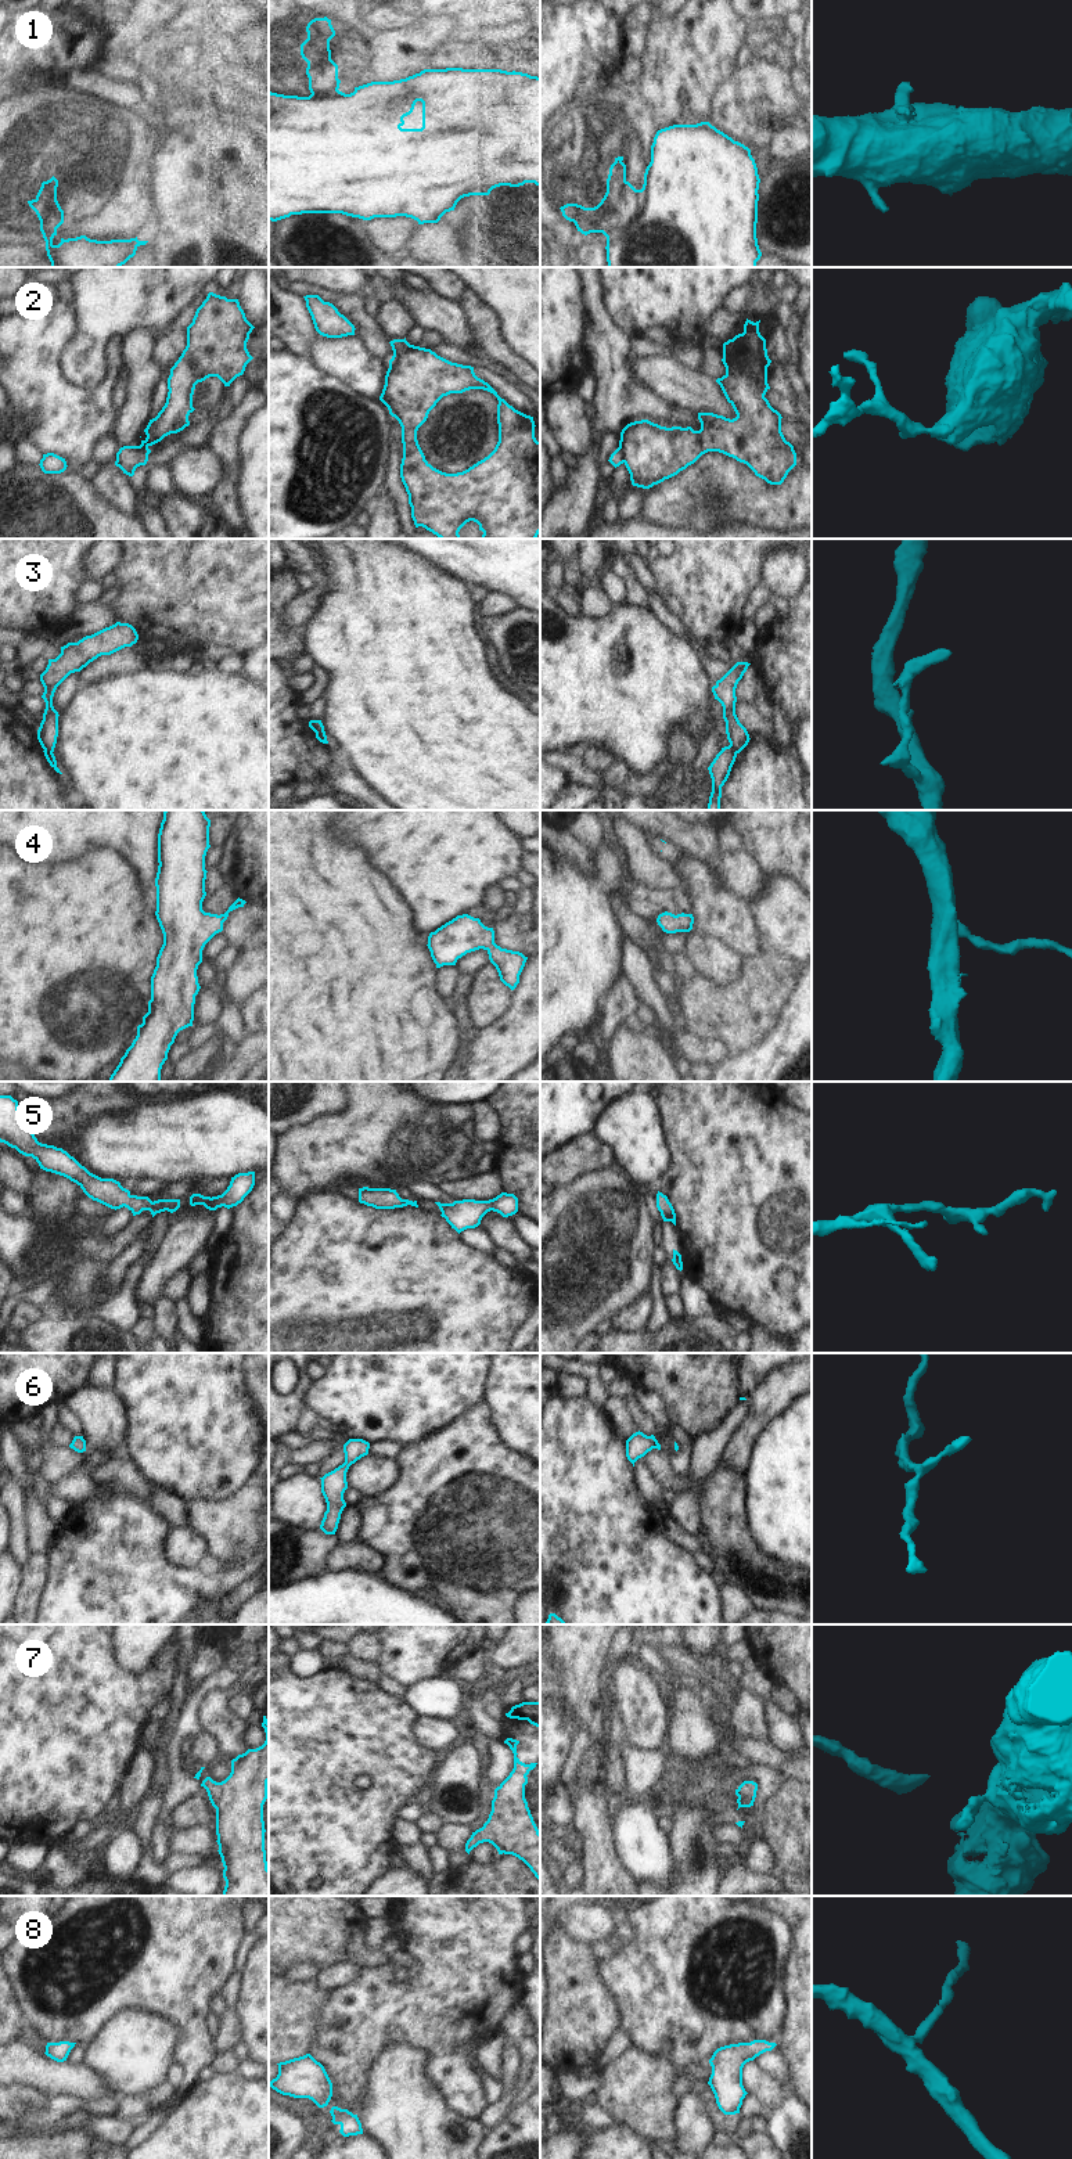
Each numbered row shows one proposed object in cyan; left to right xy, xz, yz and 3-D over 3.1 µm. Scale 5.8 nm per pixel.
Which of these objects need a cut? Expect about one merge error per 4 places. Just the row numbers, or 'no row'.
1, 2, 3

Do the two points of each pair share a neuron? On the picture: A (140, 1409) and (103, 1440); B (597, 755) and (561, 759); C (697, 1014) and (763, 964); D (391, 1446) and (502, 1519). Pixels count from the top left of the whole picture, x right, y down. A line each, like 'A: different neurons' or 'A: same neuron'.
A: different neurons
B: different neurons
C: same neuron
D: different neurons

